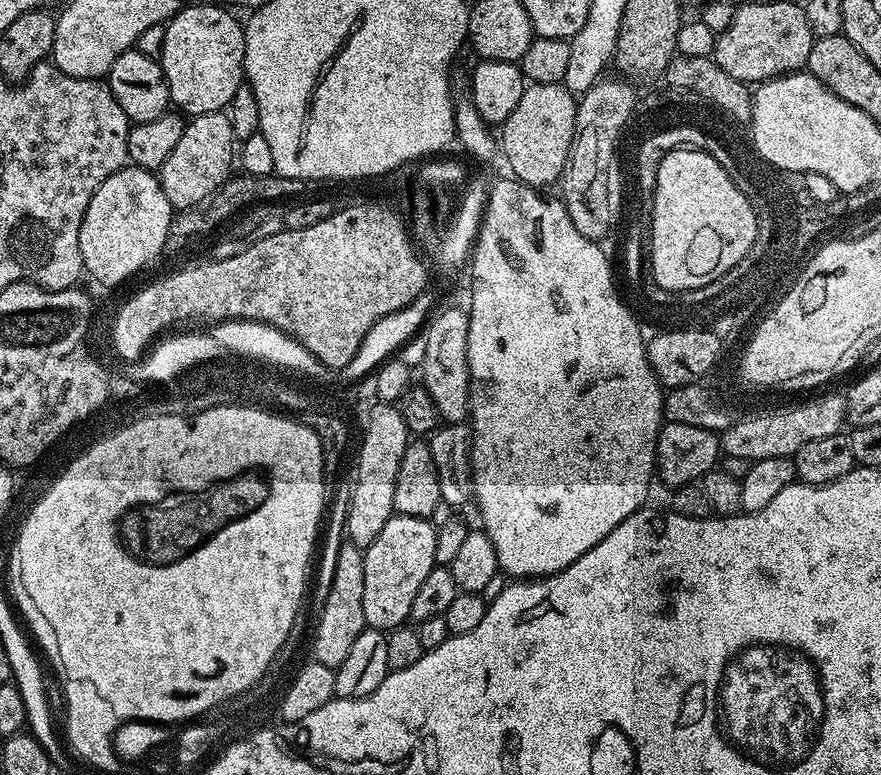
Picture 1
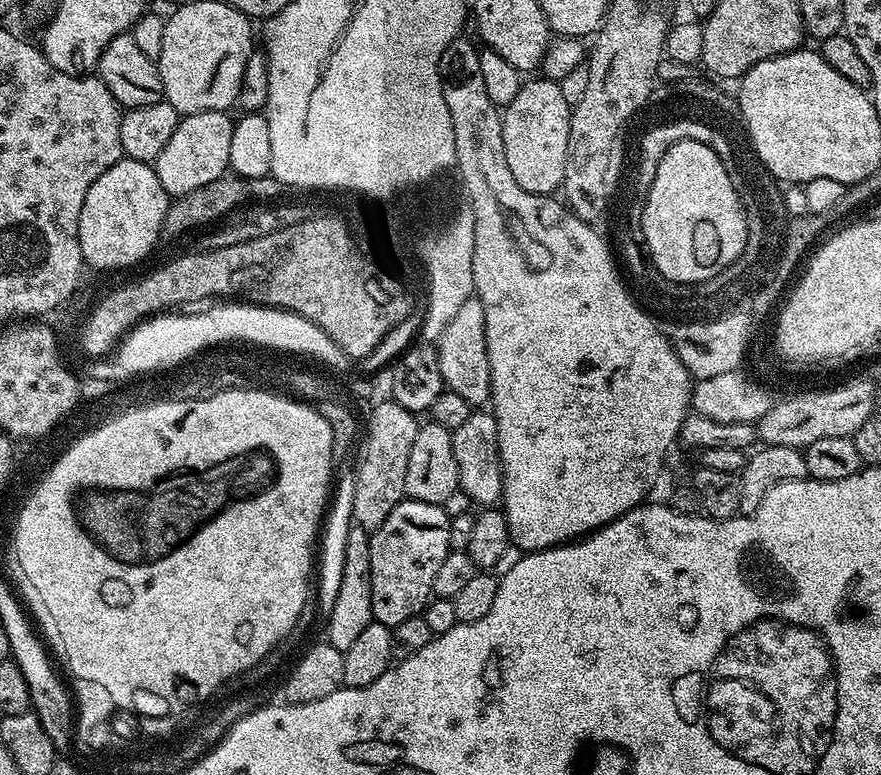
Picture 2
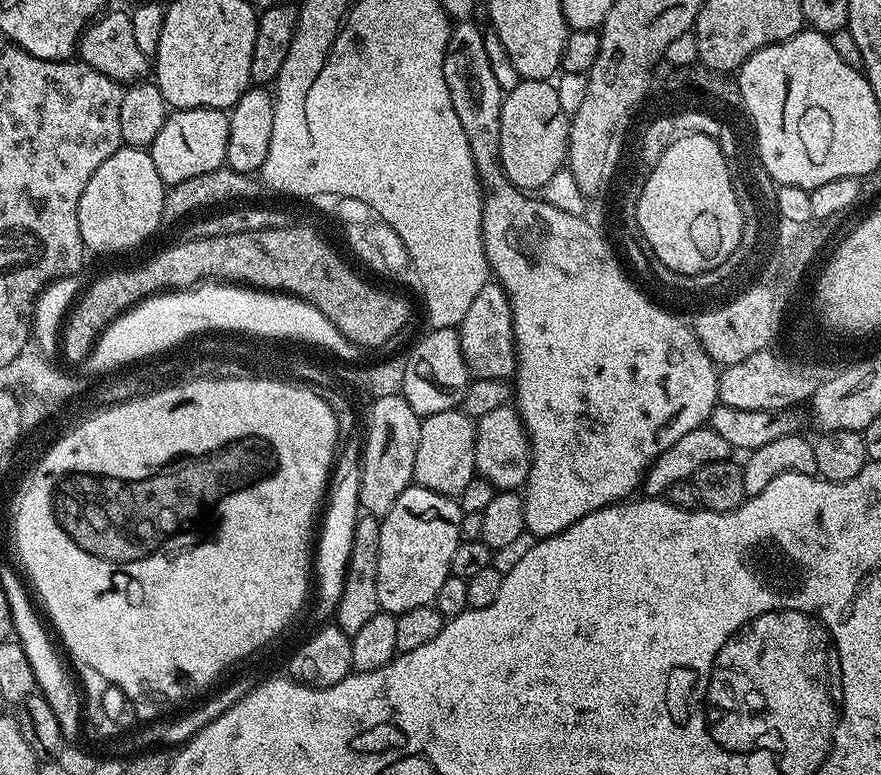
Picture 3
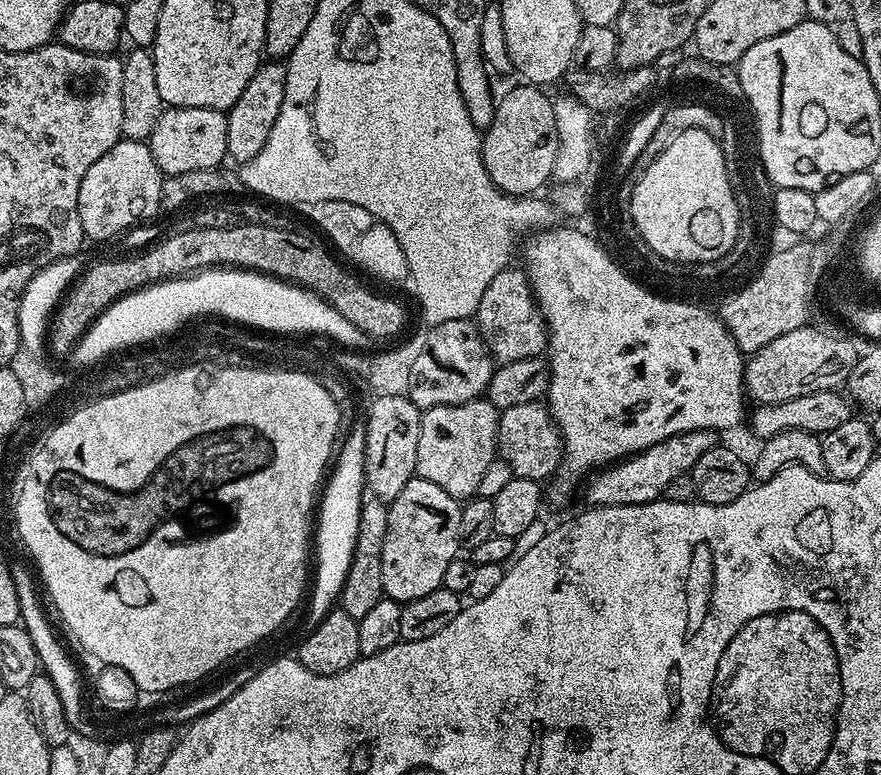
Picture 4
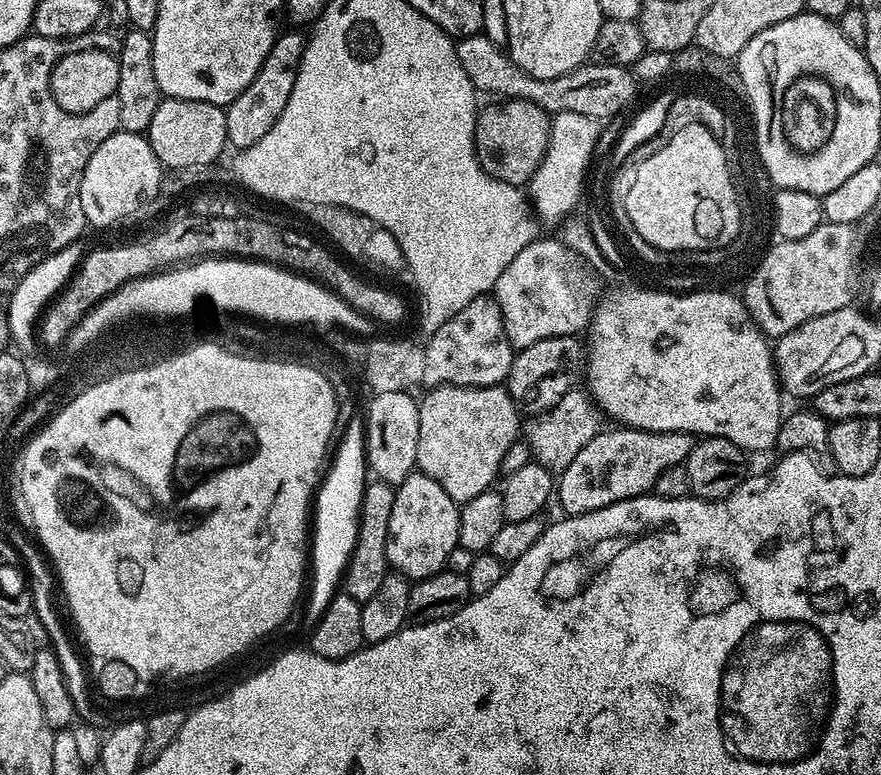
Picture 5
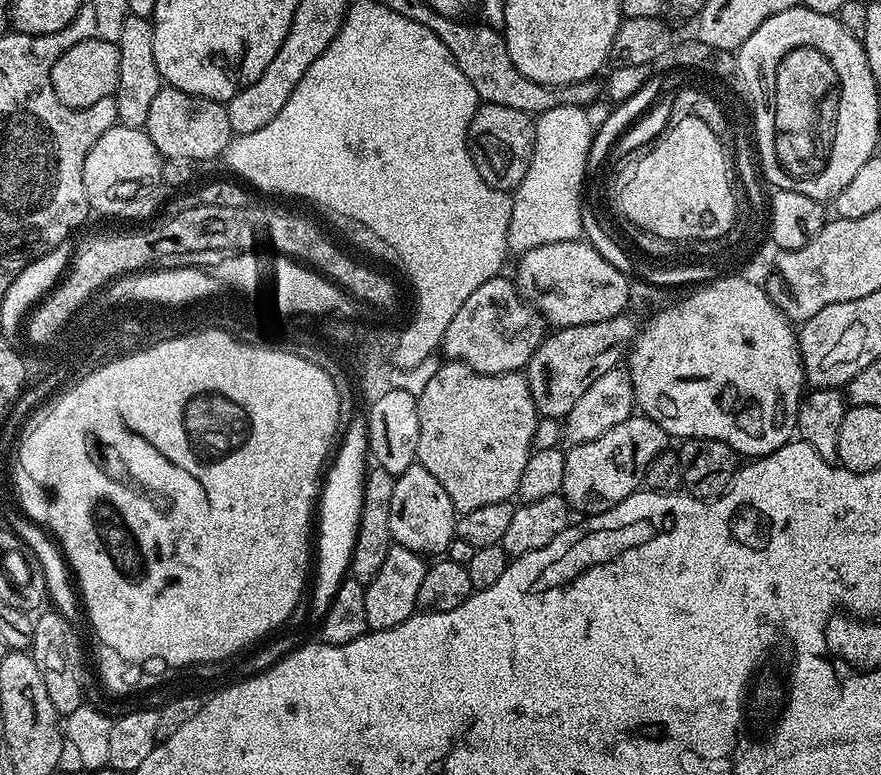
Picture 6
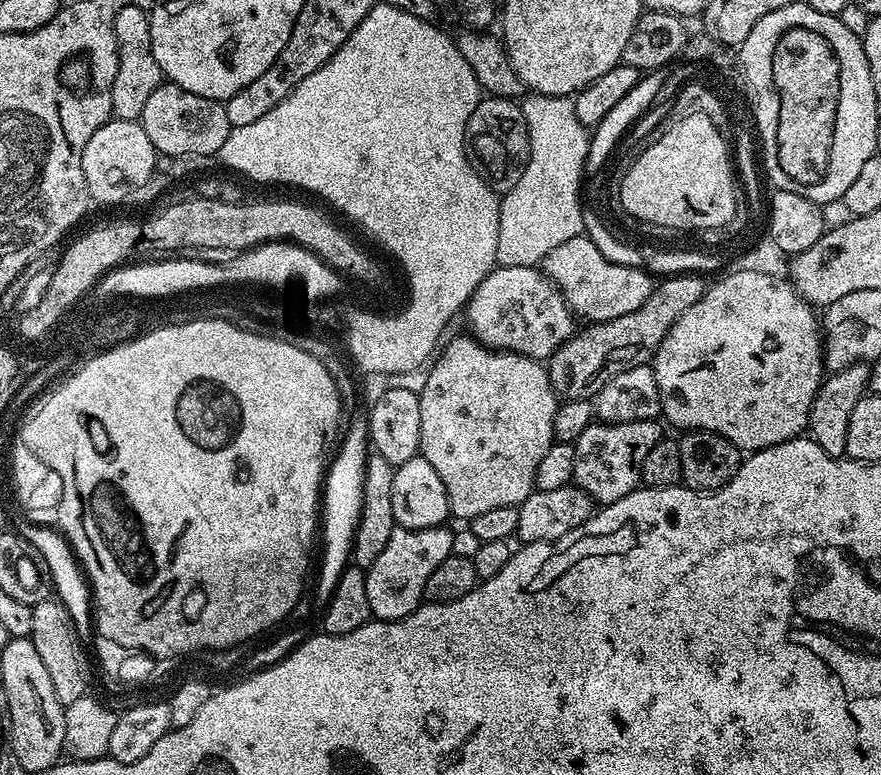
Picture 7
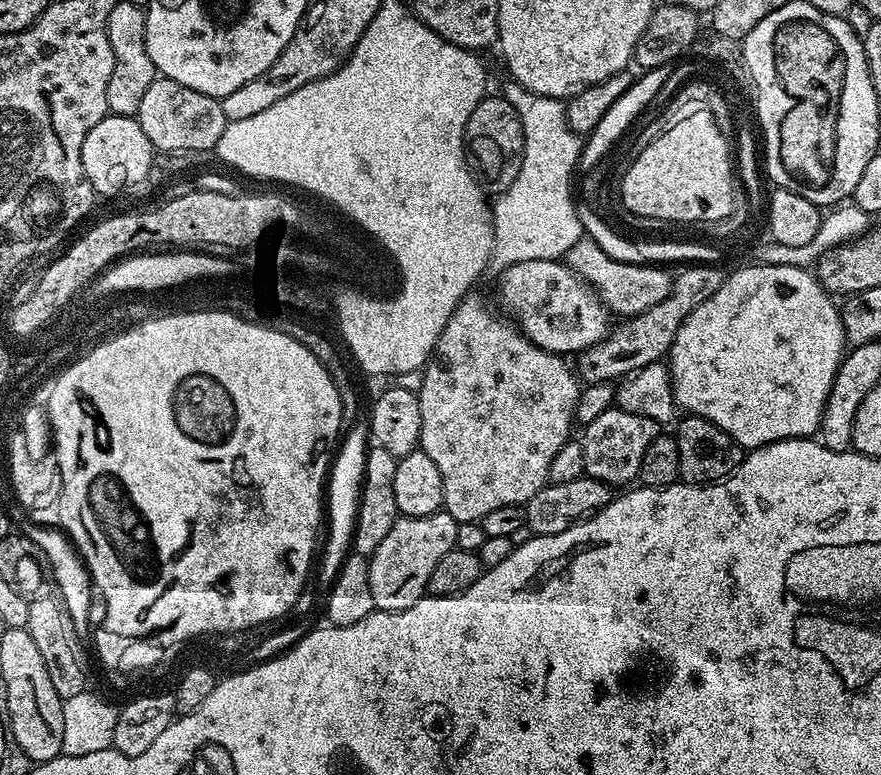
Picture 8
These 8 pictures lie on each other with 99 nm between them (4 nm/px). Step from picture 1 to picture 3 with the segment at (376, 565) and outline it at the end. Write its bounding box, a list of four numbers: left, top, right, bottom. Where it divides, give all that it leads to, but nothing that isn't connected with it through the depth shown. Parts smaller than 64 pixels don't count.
[378,483,462,617]

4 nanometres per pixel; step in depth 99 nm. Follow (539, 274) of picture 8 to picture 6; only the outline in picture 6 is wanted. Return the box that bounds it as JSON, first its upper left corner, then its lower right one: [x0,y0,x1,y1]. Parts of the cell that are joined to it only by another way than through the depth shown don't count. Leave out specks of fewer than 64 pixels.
[442,274,546,376]

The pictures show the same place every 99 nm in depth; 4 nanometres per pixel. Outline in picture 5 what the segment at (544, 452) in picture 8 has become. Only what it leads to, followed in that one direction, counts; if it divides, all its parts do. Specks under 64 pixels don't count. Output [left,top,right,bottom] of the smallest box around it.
[416,384,522,506]

